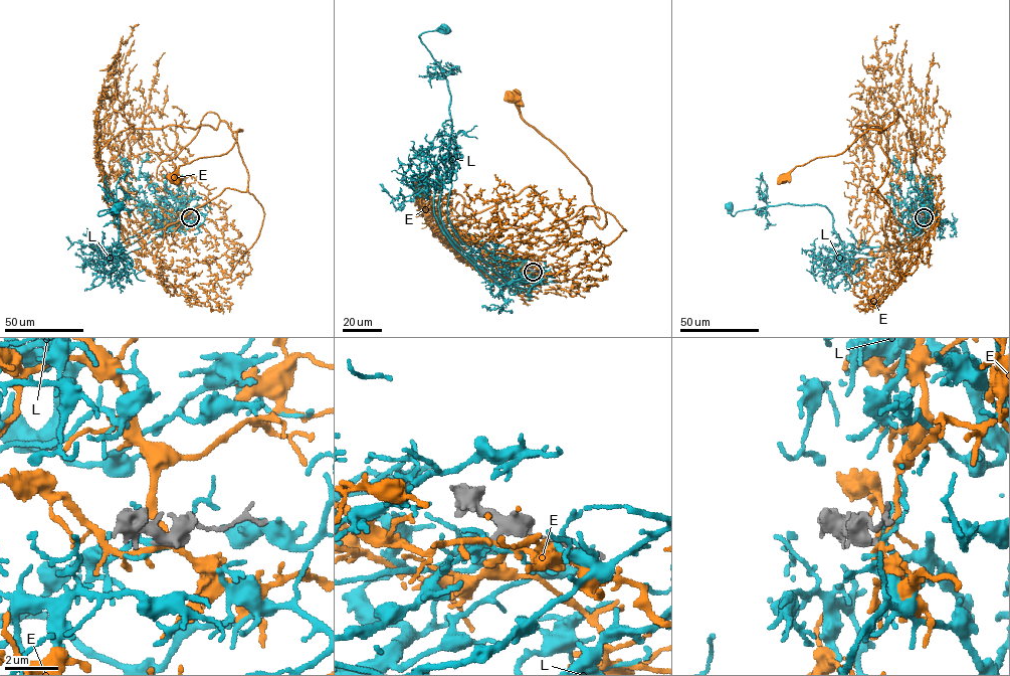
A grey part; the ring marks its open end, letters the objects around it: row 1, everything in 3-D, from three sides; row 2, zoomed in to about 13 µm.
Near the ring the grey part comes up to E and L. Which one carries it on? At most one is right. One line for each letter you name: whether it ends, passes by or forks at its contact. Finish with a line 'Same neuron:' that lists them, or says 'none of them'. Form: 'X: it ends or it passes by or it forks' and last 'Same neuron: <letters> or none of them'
L: it forks
Same neuron: L

